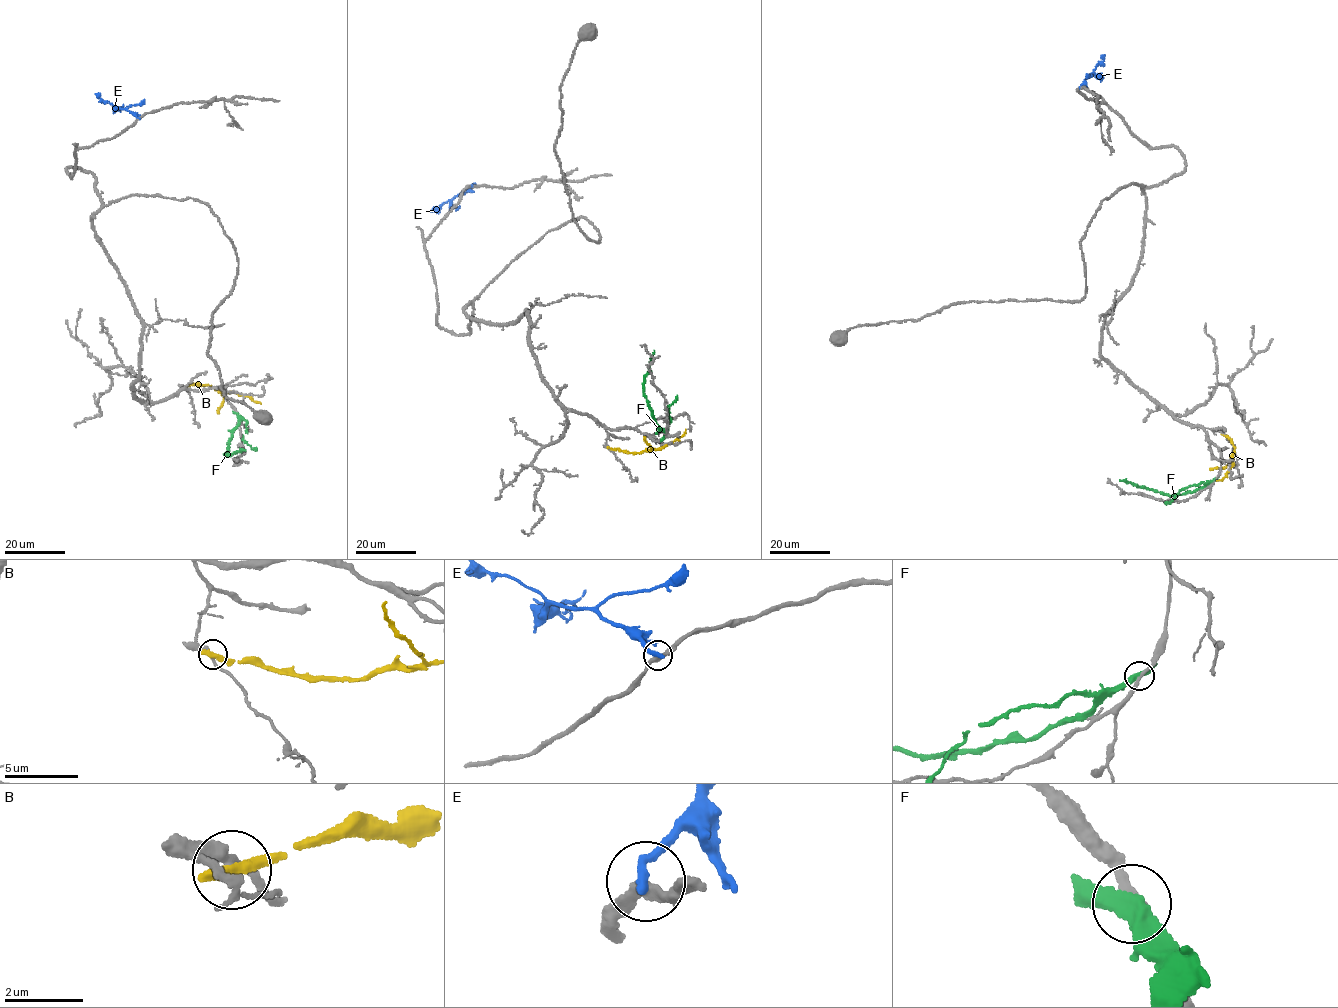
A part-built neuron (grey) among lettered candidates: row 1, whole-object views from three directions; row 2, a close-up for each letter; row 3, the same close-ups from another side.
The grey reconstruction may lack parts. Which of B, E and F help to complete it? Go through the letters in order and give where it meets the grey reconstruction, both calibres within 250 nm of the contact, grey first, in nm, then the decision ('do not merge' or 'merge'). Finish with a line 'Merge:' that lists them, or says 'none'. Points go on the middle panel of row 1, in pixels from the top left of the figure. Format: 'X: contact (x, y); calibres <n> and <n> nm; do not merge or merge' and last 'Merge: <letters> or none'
B: contact (609, 448); calibres 280 and 400 nm; do not merge
E: contact (471, 185); calibres 280 and 280 nm; do not merge
F: contact (664, 437); calibres 240 and 380 nm; do not merge
Merge: none

